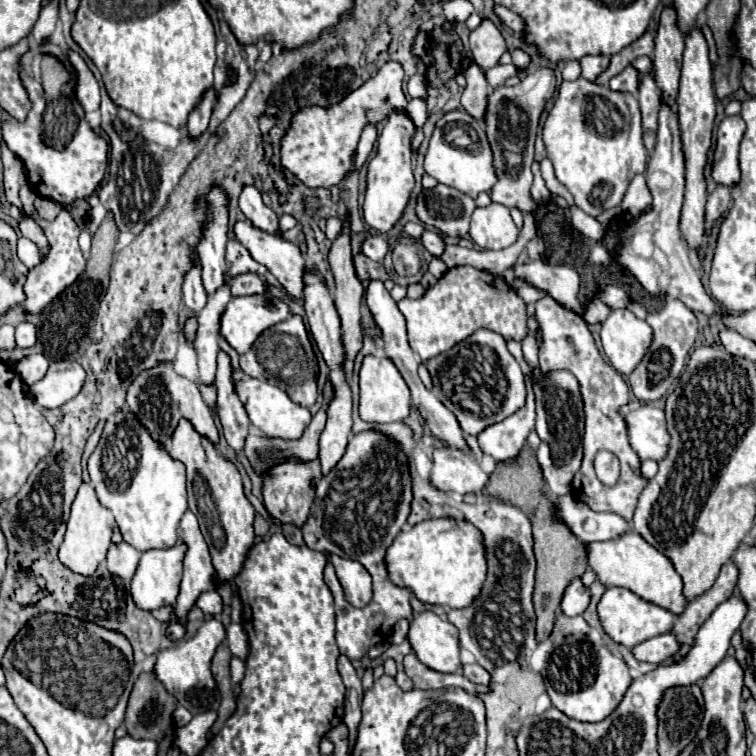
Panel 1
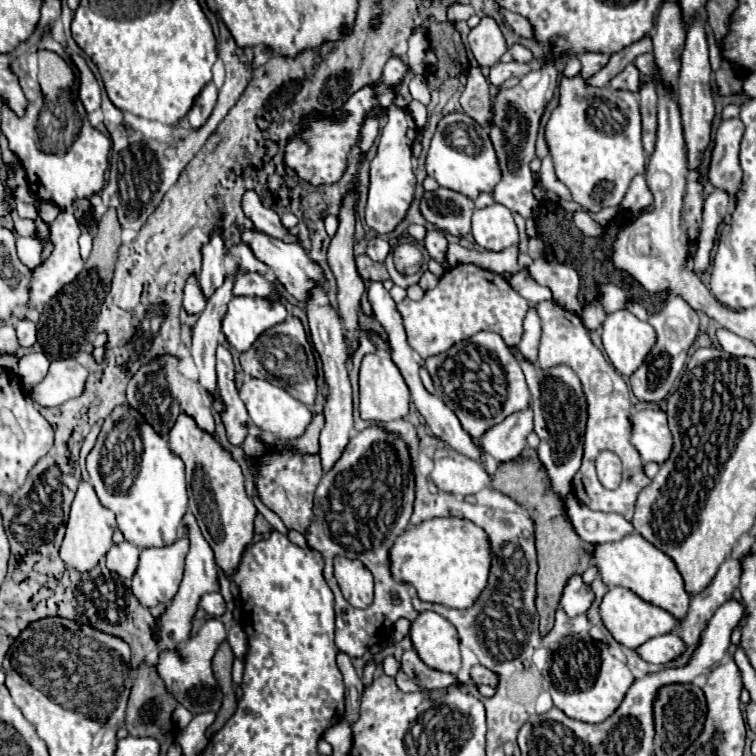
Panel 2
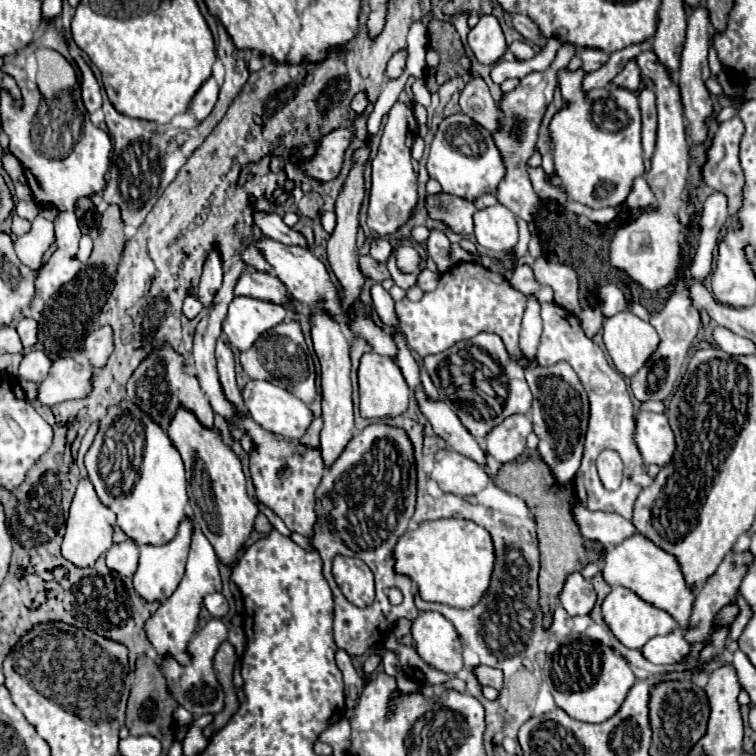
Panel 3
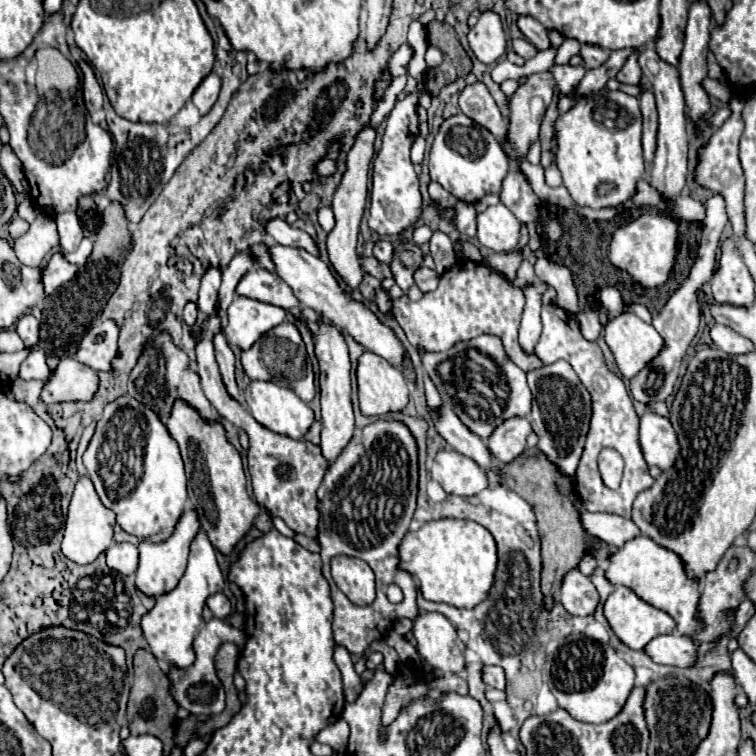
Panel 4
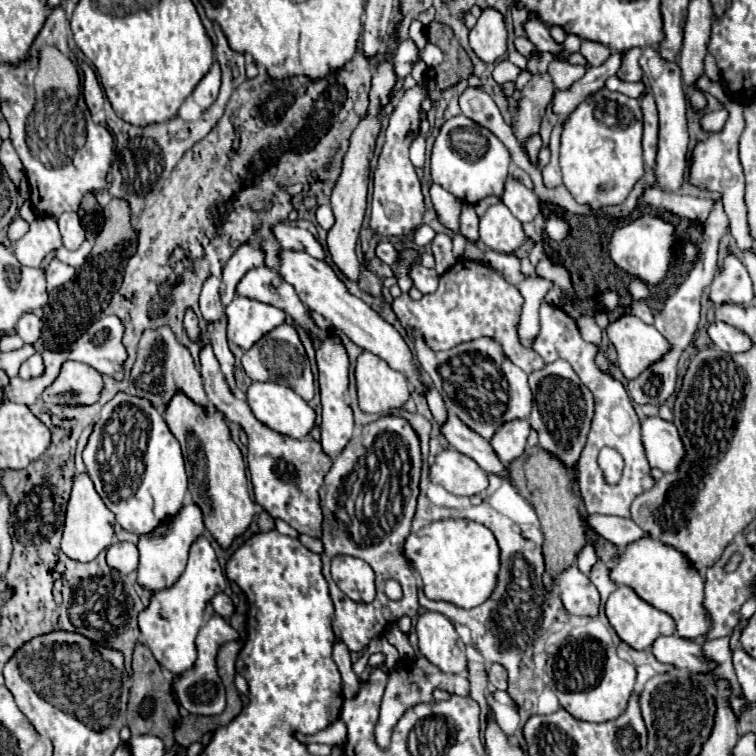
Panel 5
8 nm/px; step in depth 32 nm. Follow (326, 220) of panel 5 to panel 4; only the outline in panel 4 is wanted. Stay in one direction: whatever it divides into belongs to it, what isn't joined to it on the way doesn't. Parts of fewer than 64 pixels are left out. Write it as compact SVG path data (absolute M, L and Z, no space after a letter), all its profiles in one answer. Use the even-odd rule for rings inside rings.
M320 208L318 210L318 222L320 222L320 226L326 232L330 232L334 228L334 214L332 214L332 210L330 208Z

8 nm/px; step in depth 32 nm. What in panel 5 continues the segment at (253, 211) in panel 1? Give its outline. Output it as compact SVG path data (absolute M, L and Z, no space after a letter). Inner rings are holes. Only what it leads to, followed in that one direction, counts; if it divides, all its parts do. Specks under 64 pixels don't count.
M278 222L278 224L272 226L272 234L280 242L280 246L284 246L284 248L304 250L304 252L308 252L310 256L314 256L318 260L324 258L322 246L318 244L318 240L308 230L302 230L302 228Z

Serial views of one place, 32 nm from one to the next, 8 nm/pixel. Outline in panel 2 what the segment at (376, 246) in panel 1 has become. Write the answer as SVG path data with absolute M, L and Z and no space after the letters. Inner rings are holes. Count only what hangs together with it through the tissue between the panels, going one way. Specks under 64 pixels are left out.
M374 236L374 238L368 240L366 254L368 254L372 260L376 260L376 262L384 262L384 258L386 258L386 254L388 254L388 250L390 250L388 246L390 246L390 244L388 244L386 238Z

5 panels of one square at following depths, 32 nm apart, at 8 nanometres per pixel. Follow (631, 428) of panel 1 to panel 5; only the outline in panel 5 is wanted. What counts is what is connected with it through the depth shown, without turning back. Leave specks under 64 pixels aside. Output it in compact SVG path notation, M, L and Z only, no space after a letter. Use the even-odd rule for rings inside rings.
M646 416L642 420L642 446L650 466L664 472L672 472L684 456L684 446L680 444L676 426L660 416Z

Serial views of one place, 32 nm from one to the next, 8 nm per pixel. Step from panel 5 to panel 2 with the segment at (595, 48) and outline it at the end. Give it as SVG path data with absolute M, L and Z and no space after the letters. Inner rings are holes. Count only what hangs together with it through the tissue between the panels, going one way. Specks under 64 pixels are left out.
M586 52L584 56L578 56L580 58L580 62L582 62L582 76L588 80L588 78L592 78L596 72L600 72L606 64L608 64L608 60L610 60L610 56L604 56L604 54L592 54L592 52Z

